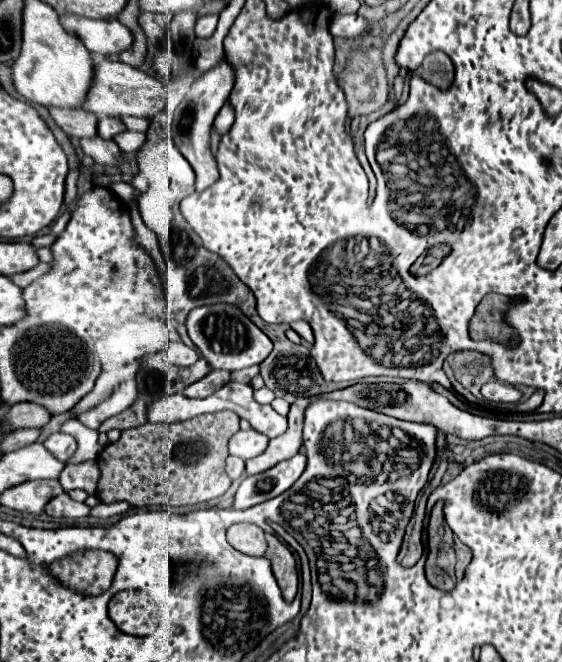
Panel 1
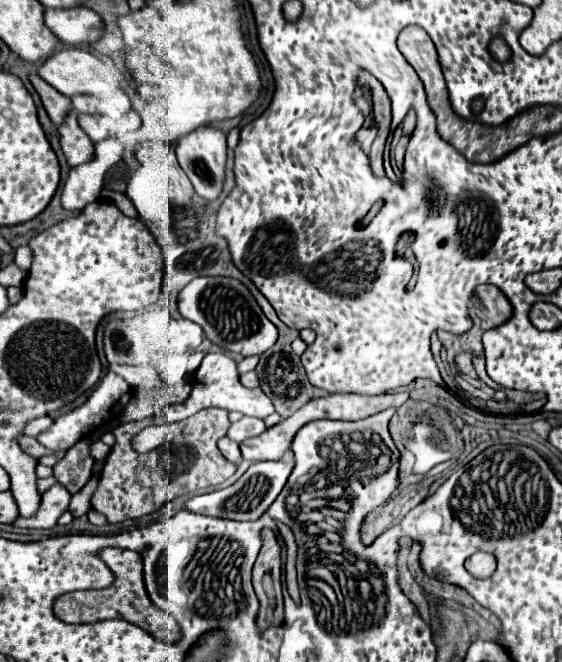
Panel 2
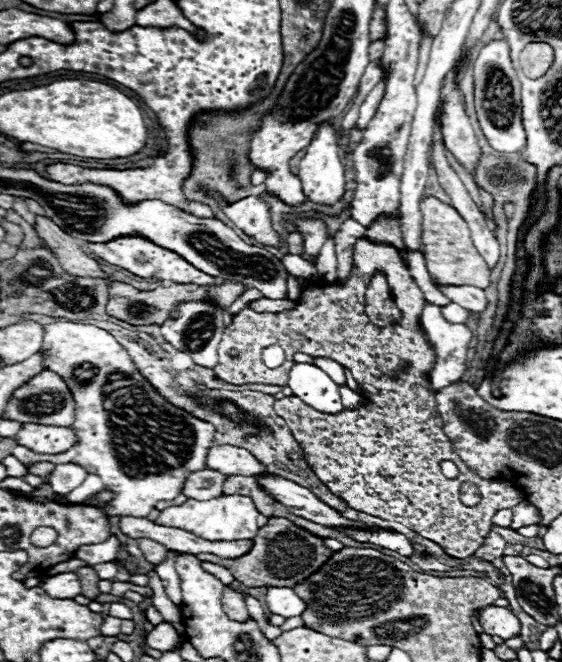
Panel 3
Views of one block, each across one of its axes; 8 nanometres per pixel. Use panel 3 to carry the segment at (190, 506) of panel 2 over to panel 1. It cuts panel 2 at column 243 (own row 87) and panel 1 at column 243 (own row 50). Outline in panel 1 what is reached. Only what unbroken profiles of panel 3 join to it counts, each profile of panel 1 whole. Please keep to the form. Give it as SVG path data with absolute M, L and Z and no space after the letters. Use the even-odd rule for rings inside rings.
M298 452L296 456L268 468L266 472L246 476L234 496L232 508L246 510L256 504L262 504L270 498L276 498L278 494L286 492L304 472L306 468L306 456L304 452Z

